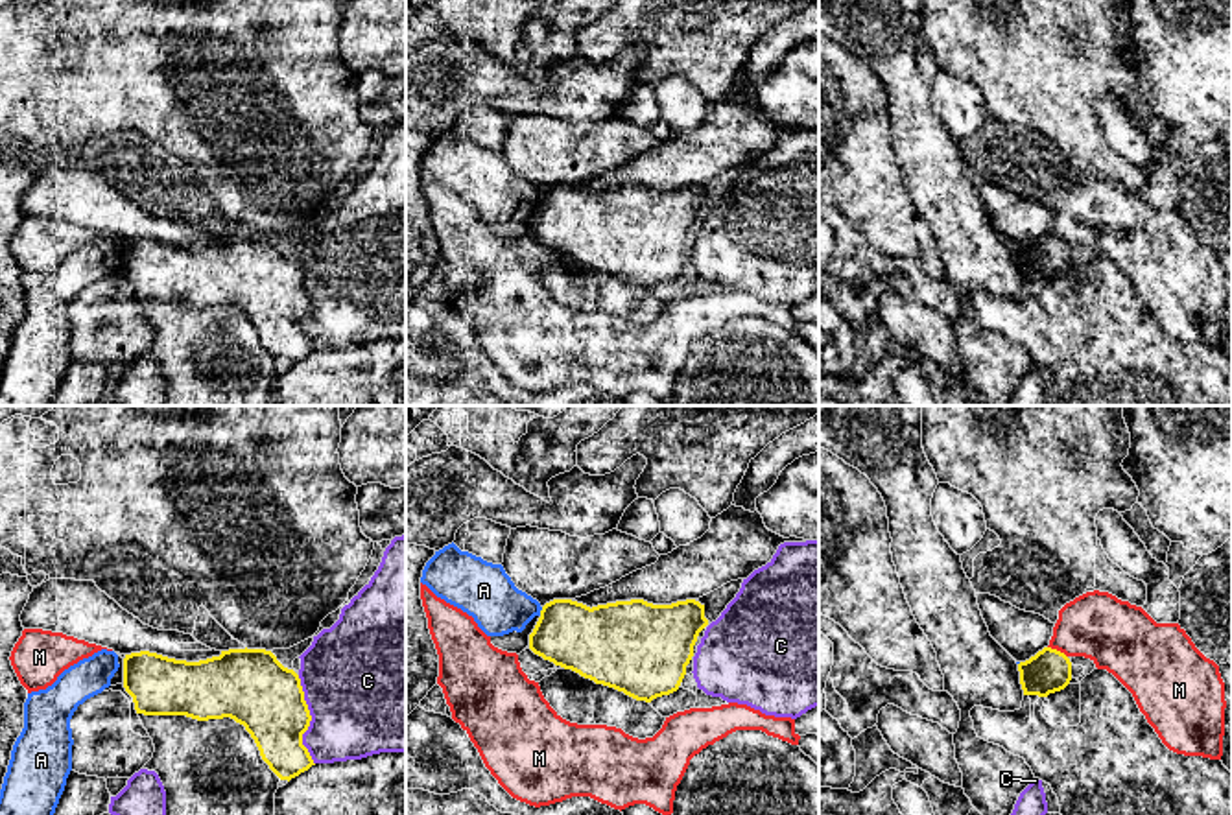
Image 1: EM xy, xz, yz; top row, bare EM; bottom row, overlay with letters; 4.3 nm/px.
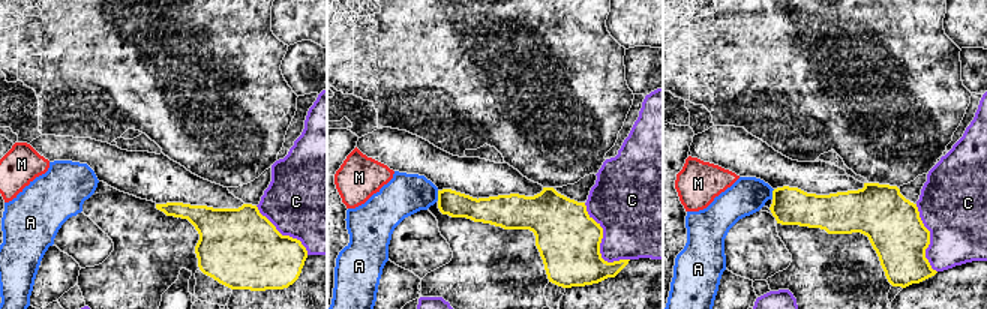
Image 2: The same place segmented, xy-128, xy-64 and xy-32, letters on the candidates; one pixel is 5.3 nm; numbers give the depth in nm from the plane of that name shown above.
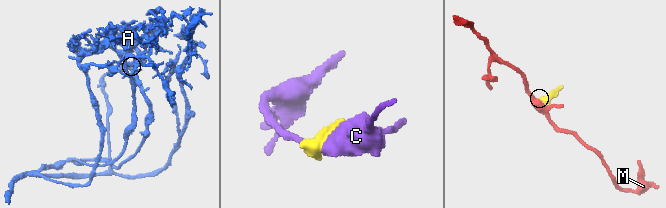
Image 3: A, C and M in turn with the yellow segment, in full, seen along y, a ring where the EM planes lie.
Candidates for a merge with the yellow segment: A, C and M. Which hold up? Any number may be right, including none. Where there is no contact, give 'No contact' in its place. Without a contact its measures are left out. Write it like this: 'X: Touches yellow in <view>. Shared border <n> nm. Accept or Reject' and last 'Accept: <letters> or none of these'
A: Touches yellow in xz. Shared border 40 nm. Reject
C: Touches yellow in xy. Shared border 400 nm. Reject
M: Touches yellow in yz. Shared border 100 nm. Reject
Accept: none of these

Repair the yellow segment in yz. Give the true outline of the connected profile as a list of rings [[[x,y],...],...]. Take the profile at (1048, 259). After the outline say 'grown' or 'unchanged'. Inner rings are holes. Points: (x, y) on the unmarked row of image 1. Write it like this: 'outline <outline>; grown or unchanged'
outline [[[1044,234],[1035,243],[1018,251],[1024,282],[1048,284],[1064,277],[1072,267],[1070,245],[1051,234]]]; unchanged

